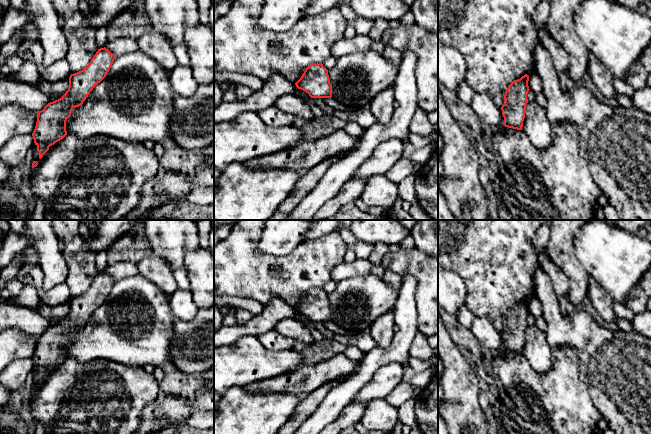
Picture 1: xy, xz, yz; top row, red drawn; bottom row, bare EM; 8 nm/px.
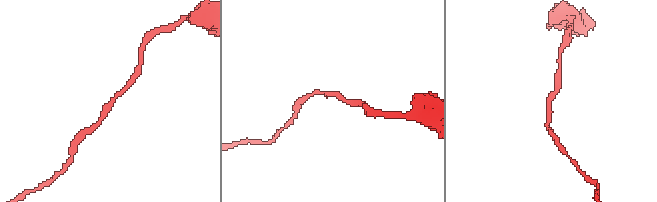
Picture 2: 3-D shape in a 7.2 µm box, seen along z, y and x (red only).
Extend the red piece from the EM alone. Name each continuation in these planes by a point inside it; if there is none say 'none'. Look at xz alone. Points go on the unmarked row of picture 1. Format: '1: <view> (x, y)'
none

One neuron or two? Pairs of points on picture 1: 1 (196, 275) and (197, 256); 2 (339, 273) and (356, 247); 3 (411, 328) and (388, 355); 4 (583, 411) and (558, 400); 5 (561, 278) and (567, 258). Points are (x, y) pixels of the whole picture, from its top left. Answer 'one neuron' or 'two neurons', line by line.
1: one neuron
2: two neurons
3: one neuron
4: one neuron
5: two neurons

